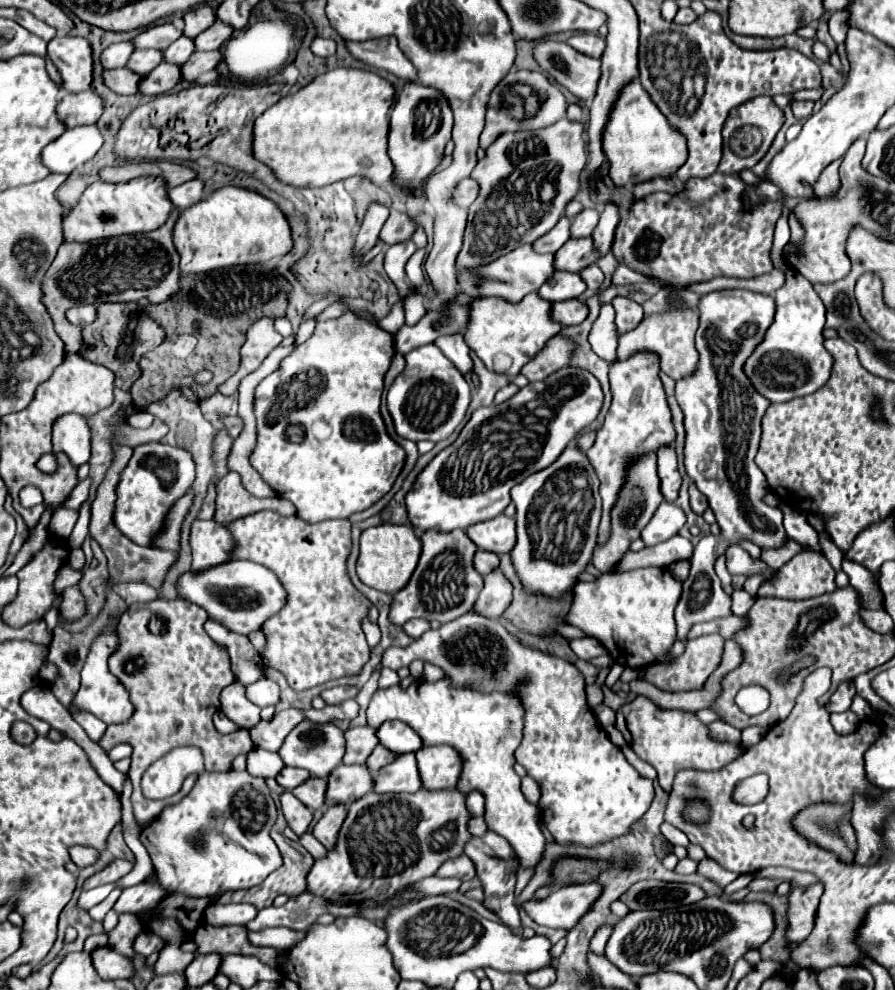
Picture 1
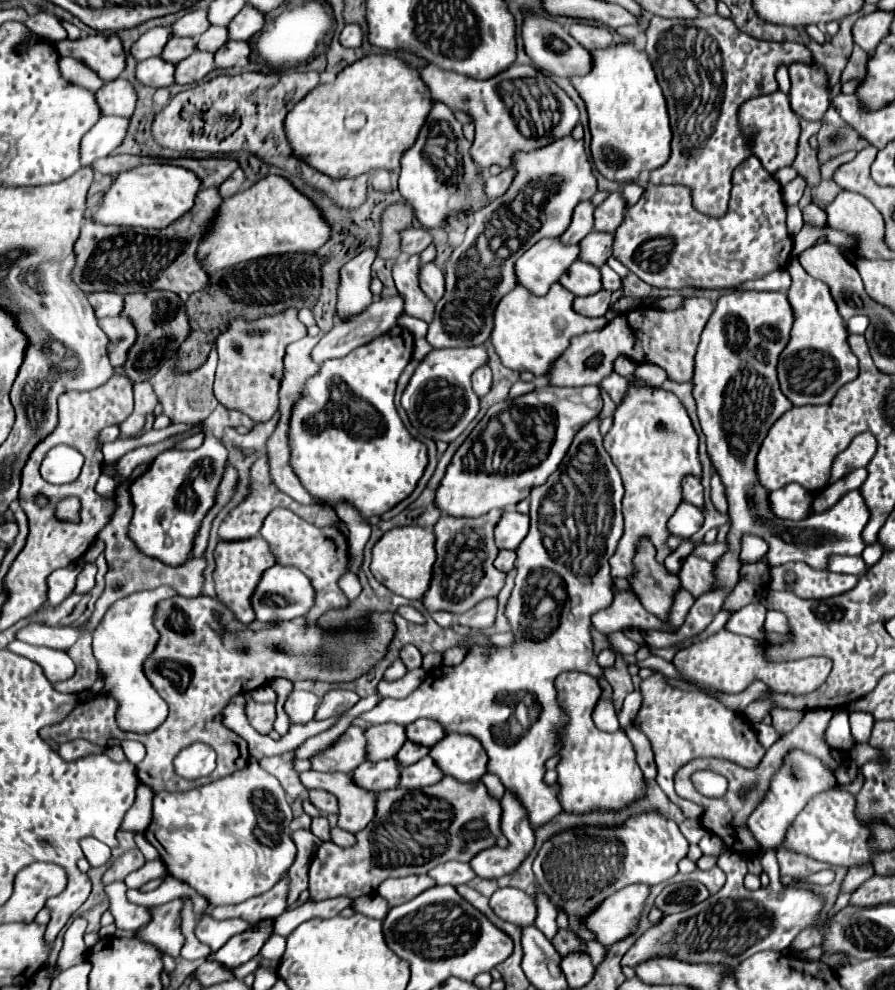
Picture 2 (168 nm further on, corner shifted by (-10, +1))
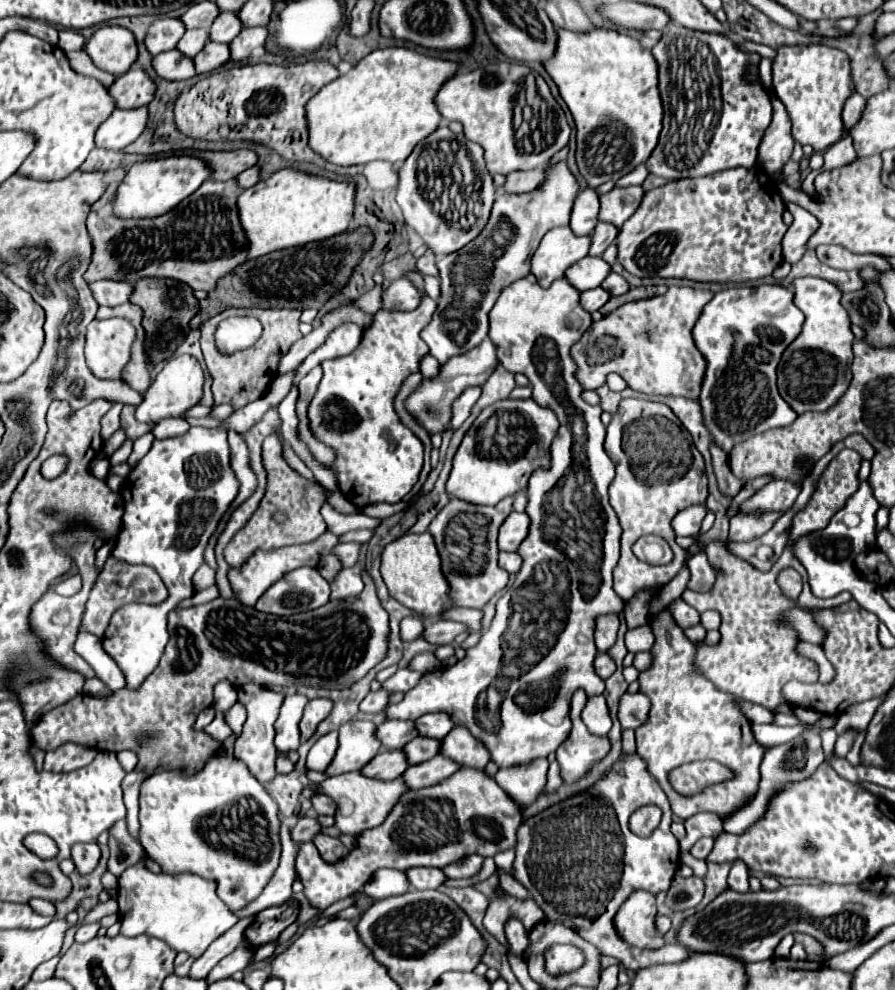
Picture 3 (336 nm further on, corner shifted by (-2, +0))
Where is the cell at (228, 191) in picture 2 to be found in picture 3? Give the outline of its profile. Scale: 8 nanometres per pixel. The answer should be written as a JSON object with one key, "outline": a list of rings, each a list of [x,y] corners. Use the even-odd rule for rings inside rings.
{"outline":[[[250,167],[250,169],[242,171],[242,173],[236,177],[236,183],[238,183],[240,189],[248,189],[248,187],[252,187],[254,183],[258,183],[258,179],[260,179],[260,169],[258,169],[258,167]]]}

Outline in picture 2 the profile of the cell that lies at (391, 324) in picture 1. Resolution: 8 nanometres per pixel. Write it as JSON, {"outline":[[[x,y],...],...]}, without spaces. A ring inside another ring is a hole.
{"outline":[[[424,264],[420,270],[420,288],[432,302],[444,296],[444,272],[436,264]]]}

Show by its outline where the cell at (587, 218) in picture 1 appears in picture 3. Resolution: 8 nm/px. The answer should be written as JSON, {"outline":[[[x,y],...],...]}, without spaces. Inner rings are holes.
{"outline":[[[614,187],[606,195],[600,195],[600,223],[610,223],[614,227],[622,227],[622,223],[638,209],[642,201],[642,187]]]}

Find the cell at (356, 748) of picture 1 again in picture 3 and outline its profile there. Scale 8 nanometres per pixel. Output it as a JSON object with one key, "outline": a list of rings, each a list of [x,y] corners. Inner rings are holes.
{"outline":[[[384,721],[376,727],[376,739],[386,749],[402,749],[410,739],[414,739],[418,731],[414,731],[412,721]]]}

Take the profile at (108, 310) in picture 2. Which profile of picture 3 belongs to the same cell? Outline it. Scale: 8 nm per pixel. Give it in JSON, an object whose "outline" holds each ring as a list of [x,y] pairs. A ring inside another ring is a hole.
{"outline":[[[96,281],[90,283],[90,291],[98,305],[116,307],[128,301],[132,285],[130,283],[114,283],[114,281]]]}

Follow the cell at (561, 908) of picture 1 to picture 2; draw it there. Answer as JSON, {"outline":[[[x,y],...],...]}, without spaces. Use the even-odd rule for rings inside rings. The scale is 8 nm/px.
{"outline":[[[648,884],[626,886],[606,898],[598,910],[584,920],[584,924],[596,934],[598,942],[608,949],[614,942],[620,942],[638,930],[648,894]]]}

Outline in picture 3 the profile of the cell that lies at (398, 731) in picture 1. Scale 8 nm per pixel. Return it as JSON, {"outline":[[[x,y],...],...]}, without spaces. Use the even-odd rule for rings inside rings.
{"outline":[[[430,713],[416,719],[416,729],[420,737],[432,737],[442,739],[454,725],[450,723],[450,717],[446,713]]]}

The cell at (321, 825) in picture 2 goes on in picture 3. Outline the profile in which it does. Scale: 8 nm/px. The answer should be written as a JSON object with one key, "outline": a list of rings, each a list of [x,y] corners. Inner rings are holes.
{"outline":[[[318,833],[318,835],[314,835],[314,845],[318,847],[318,851],[320,851],[320,855],[326,859],[326,861],[338,861],[338,859],[342,859],[344,855],[348,855],[348,849],[338,841],[338,839],[334,839],[334,837],[328,837],[328,835],[324,835],[324,833]]]}

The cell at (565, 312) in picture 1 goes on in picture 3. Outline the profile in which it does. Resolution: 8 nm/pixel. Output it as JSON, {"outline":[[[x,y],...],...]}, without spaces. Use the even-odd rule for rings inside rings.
{"outline":[[[596,287],[596,289],[584,291],[584,293],[580,295],[580,305],[582,305],[588,313],[594,313],[594,311],[598,311],[608,299],[610,299],[610,293],[604,291],[602,287]]]}

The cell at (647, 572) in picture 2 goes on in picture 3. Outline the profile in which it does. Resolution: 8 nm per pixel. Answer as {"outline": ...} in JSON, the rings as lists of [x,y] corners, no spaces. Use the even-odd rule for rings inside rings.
{"outline":[[[664,607],[662,611],[658,611],[656,615],[650,615],[650,629],[656,637],[650,653],[652,653],[652,663],[646,671],[640,673],[638,683],[640,683],[640,691],[650,699],[652,707],[648,713],[648,719],[636,729],[636,747],[638,747],[638,755],[646,761],[648,765],[648,773],[660,783],[662,791],[668,795],[670,805],[672,805],[672,813],[680,819],[688,819],[696,813],[716,813],[720,817],[730,815],[736,807],[742,807],[742,803],[746,803],[746,799],[754,797],[758,791],[758,781],[760,781],[760,761],[762,761],[762,751],[764,747],[754,739],[750,721],[738,711],[738,707],[734,705],[732,695],[726,695],[722,691],[718,691],[708,679],[704,679],[700,673],[696,673],[694,667],[694,645],[684,637],[682,629],[676,625],[672,613],[668,611],[668,607]],[[696,759],[714,759],[726,767],[730,767],[732,771],[736,771],[736,779],[726,781],[726,783],[718,783],[714,787],[708,789],[708,795],[694,795],[694,797],[682,797],[676,795],[668,783],[668,773],[670,769],[682,765],[682,763],[690,763]]]}

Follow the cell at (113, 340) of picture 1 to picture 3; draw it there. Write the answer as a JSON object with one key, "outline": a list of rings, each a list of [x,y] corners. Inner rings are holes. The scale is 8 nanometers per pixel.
{"outline":[[[146,277],[134,285],[134,291],[130,295],[130,303],[138,305],[144,311],[142,327],[146,331],[144,351],[146,351],[148,363],[158,365],[164,359],[170,359],[172,353],[176,351],[176,347],[182,345],[186,335],[190,333],[188,323],[194,317],[194,313],[198,311],[198,301],[194,299],[190,287],[184,287],[184,283],[178,283],[172,279]]]}

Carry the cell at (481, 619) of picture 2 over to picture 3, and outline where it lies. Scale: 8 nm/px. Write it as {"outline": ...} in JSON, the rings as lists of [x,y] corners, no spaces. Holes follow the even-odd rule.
{"outline":[[[430,621],[424,629],[424,639],[428,639],[432,645],[450,645],[456,635],[468,631],[464,623],[456,621]]]}

